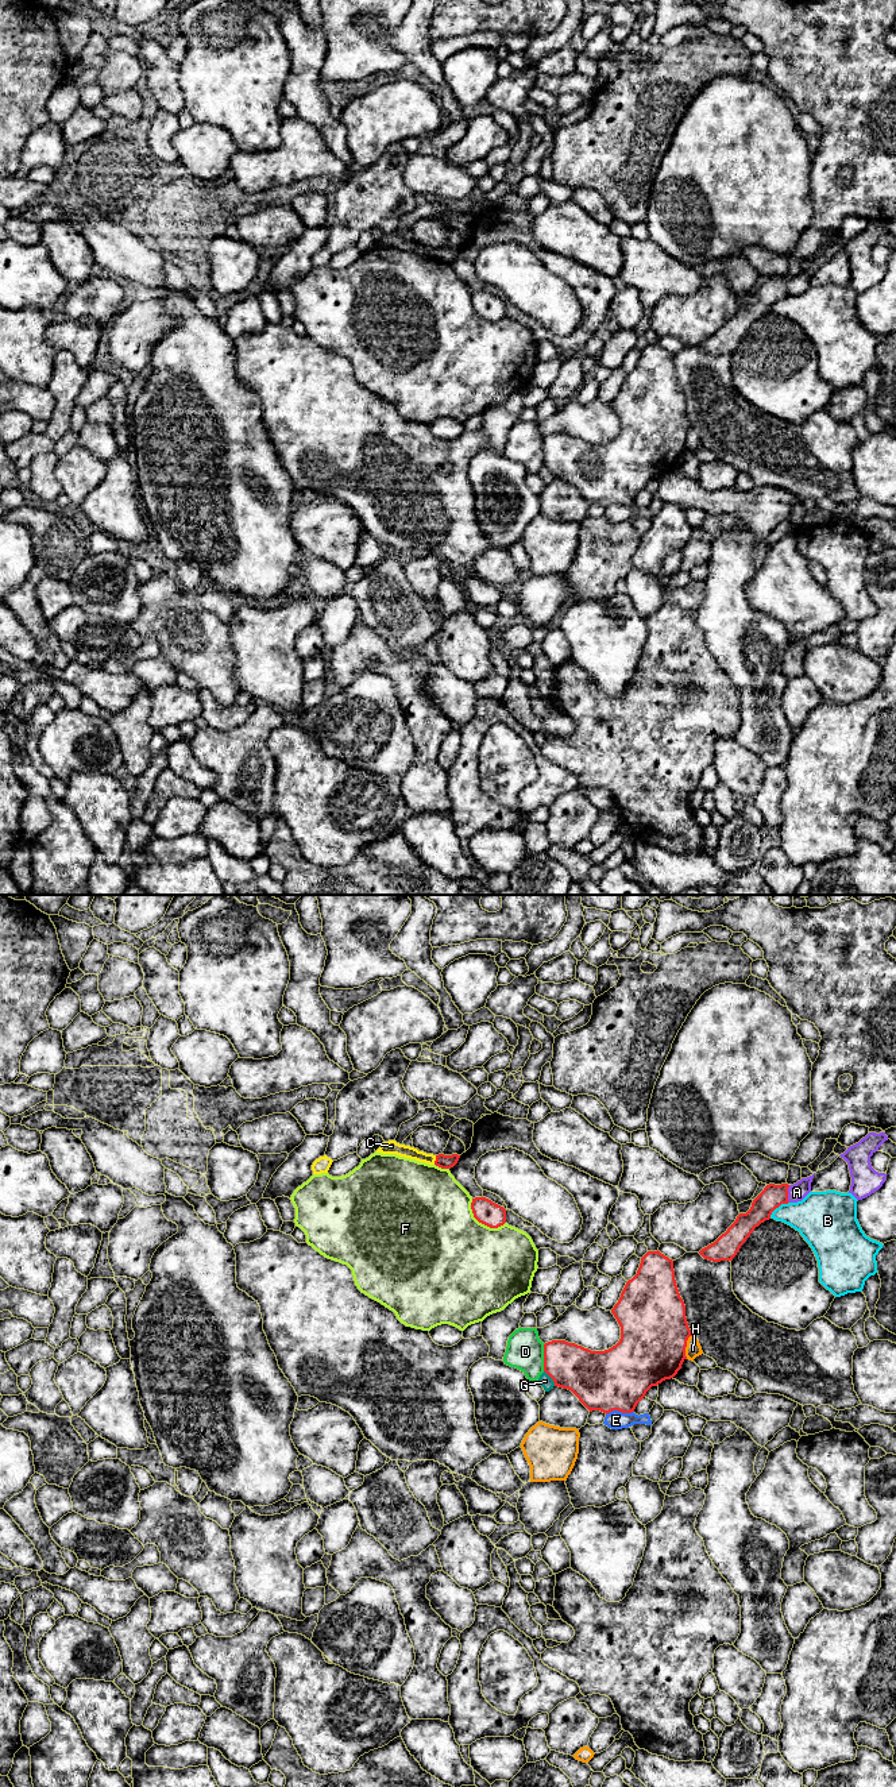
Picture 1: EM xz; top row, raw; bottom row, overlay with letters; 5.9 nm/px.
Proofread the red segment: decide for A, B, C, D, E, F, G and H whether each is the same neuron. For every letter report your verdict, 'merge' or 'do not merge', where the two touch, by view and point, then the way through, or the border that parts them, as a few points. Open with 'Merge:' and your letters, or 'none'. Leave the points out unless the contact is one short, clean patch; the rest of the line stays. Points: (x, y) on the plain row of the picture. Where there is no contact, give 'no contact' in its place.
Merge: none
A: do not merge; contact xz (787, 286)
B: do not merge; contact xz (777, 300)
C: do not merge; contact xz (436, 253); border xz (436, 249), (433, 257)
D: do not merge; contact xz (544, 451)
E: do not merge; contact xz (620, 504)
F: do not merge; contact xz (481, 315)
G: do not merge; contact xz (551, 470)
H: do not merge; contact xz (686, 439)

